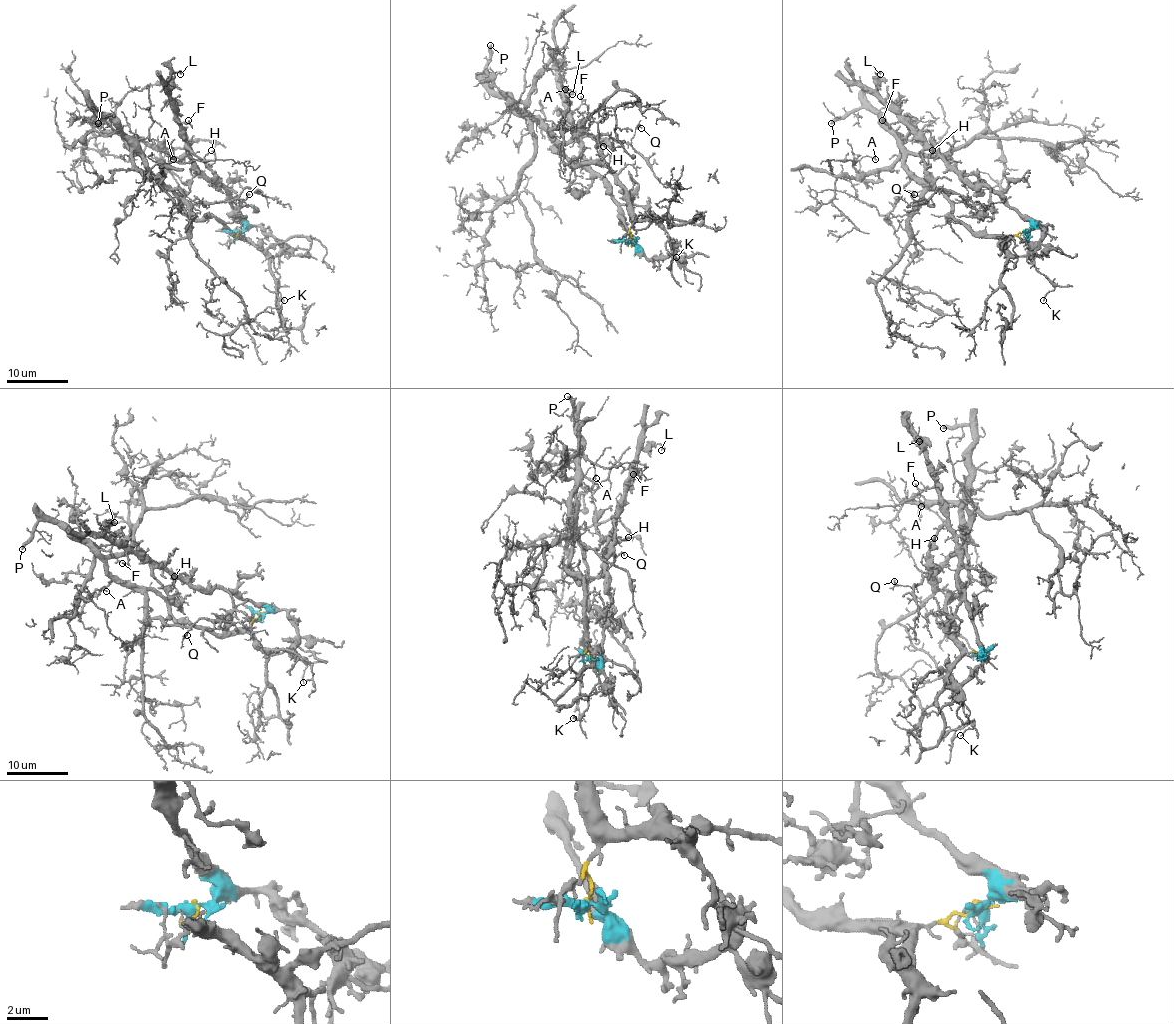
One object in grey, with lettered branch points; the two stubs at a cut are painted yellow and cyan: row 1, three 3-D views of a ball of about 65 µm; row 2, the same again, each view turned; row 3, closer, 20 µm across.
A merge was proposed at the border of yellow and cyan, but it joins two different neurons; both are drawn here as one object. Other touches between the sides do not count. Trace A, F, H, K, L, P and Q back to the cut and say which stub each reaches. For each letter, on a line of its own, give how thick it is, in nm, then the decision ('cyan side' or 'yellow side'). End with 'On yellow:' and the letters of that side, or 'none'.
A: 190 nm thick; yellow side
F: 130 nm thick; cyan side
H: 170 nm thick; cyan side
K: 120 nm thick; yellow side
L: 280 nm thick; cyan side
P: 380 nm thick; yellow side
Q: 140 nm thick; yellow side
On yellow: A, K, P, Q

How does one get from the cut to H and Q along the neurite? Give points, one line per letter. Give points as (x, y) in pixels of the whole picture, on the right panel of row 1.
H: (1027, 229), (1030, 223), (998, 195), (973, 187), (936, 153), (925, 150), (927, 164), (933, 150)
Q: (1027, 229), (973, 234), (948, 218), (951, 204), (939, 192), (922, 203), (914, 193)

